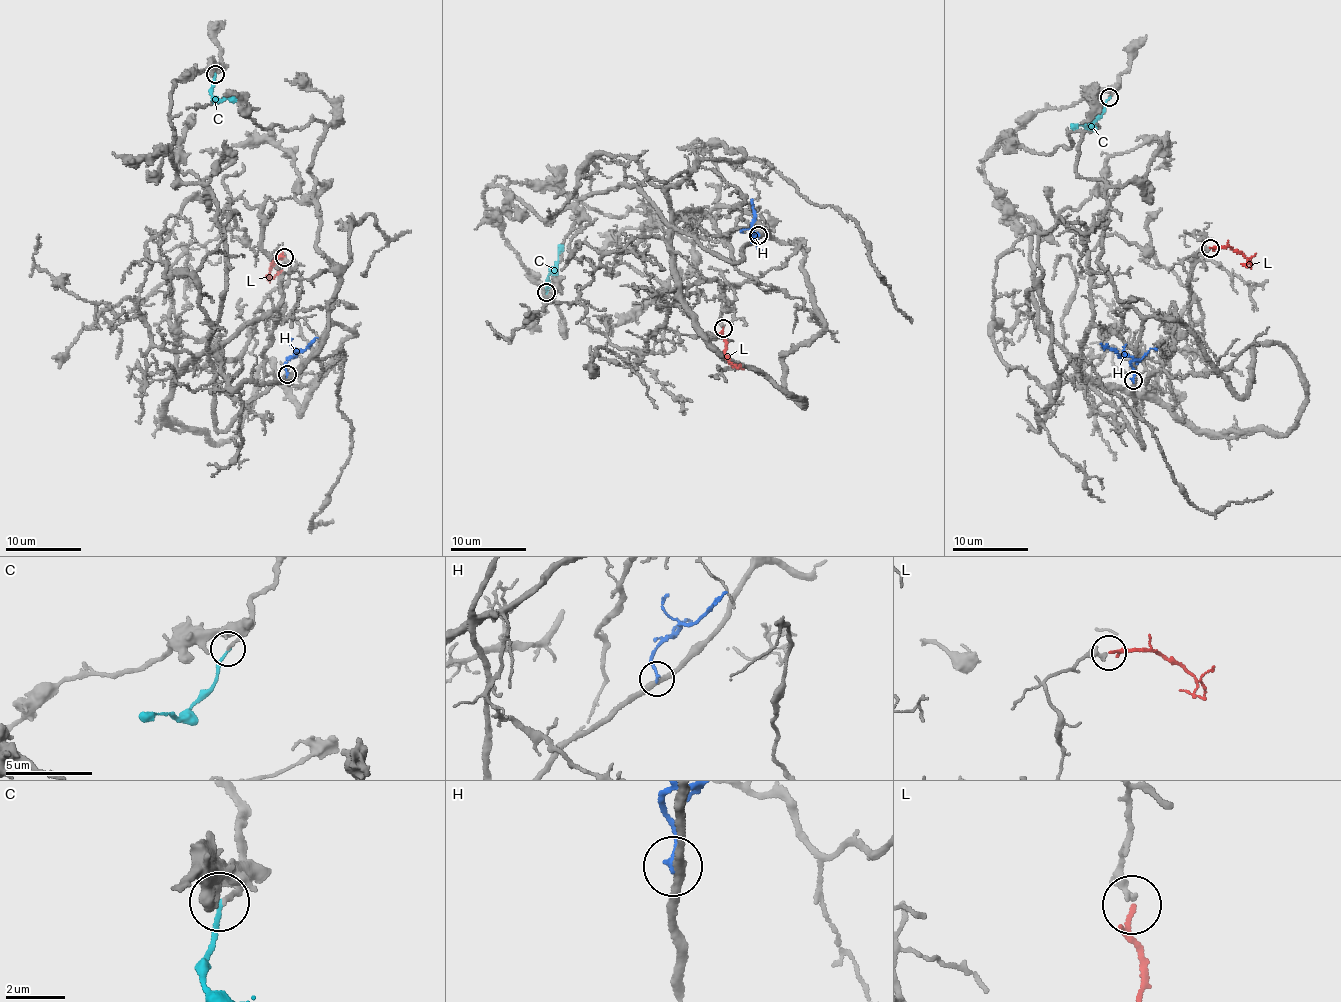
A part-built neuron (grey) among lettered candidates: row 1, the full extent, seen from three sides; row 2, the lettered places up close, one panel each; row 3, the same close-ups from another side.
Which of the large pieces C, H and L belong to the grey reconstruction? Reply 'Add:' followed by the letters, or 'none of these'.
Add: L

